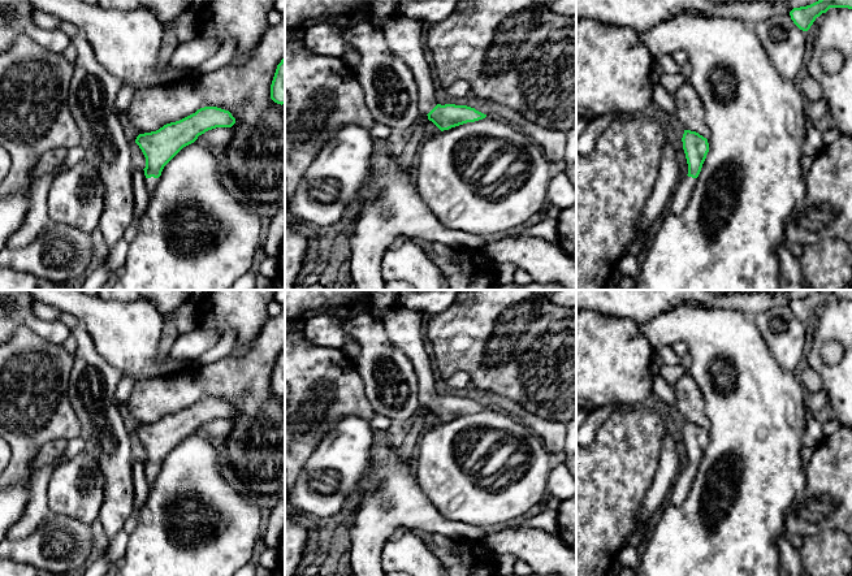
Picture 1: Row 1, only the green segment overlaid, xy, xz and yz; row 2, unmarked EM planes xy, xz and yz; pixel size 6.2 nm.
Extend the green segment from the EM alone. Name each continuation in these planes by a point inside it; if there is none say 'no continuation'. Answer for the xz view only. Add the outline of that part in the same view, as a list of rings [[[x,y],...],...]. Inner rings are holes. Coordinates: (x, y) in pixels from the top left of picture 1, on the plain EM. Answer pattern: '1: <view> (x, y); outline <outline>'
1: xz (403, 327); outline [[[399,306],[381,321],[392,345],[403,351],[411,361],[418,376],[419,400],[421,406],[428,406],[437,397],[437,393],[431,358],[424,345],[421,316],[420,311]]]

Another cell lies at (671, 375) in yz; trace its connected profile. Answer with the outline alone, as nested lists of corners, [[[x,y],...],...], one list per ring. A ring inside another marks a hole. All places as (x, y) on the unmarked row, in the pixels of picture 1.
[[[662,365],[662,367],[659,367],[659,376],[670,386],[675,386],[675,384],[686,374],[688,374],[688,369],[683,368],[682,365]]]

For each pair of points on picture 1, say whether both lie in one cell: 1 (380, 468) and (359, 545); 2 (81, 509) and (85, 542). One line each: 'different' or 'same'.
1: same
2: different

